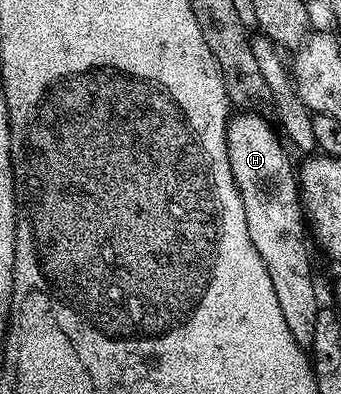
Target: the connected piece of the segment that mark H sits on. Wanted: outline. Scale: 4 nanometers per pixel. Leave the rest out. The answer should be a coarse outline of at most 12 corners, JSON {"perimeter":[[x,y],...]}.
{"perimeter":[[263,113],[232,114],[229,167],[293,341],[321,301],[300,182]]}

